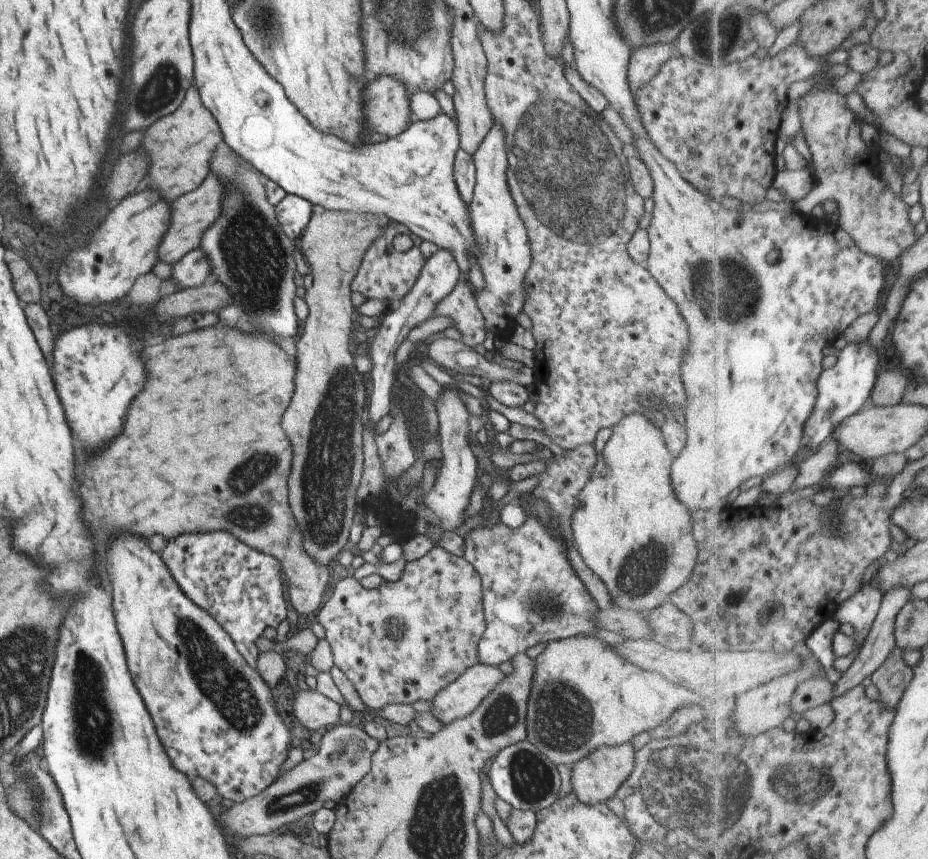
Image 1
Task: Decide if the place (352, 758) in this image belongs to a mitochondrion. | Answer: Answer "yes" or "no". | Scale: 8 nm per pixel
yes

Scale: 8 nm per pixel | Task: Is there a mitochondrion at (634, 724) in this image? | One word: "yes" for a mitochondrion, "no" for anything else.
no

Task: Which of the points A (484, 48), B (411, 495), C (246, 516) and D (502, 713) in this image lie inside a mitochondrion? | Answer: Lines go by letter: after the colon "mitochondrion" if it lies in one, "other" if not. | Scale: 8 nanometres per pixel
A: other
B: other
C: mitochondrion
D: mitochondrion

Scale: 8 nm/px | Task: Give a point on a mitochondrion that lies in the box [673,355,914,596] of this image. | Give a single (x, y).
(830, 409)

